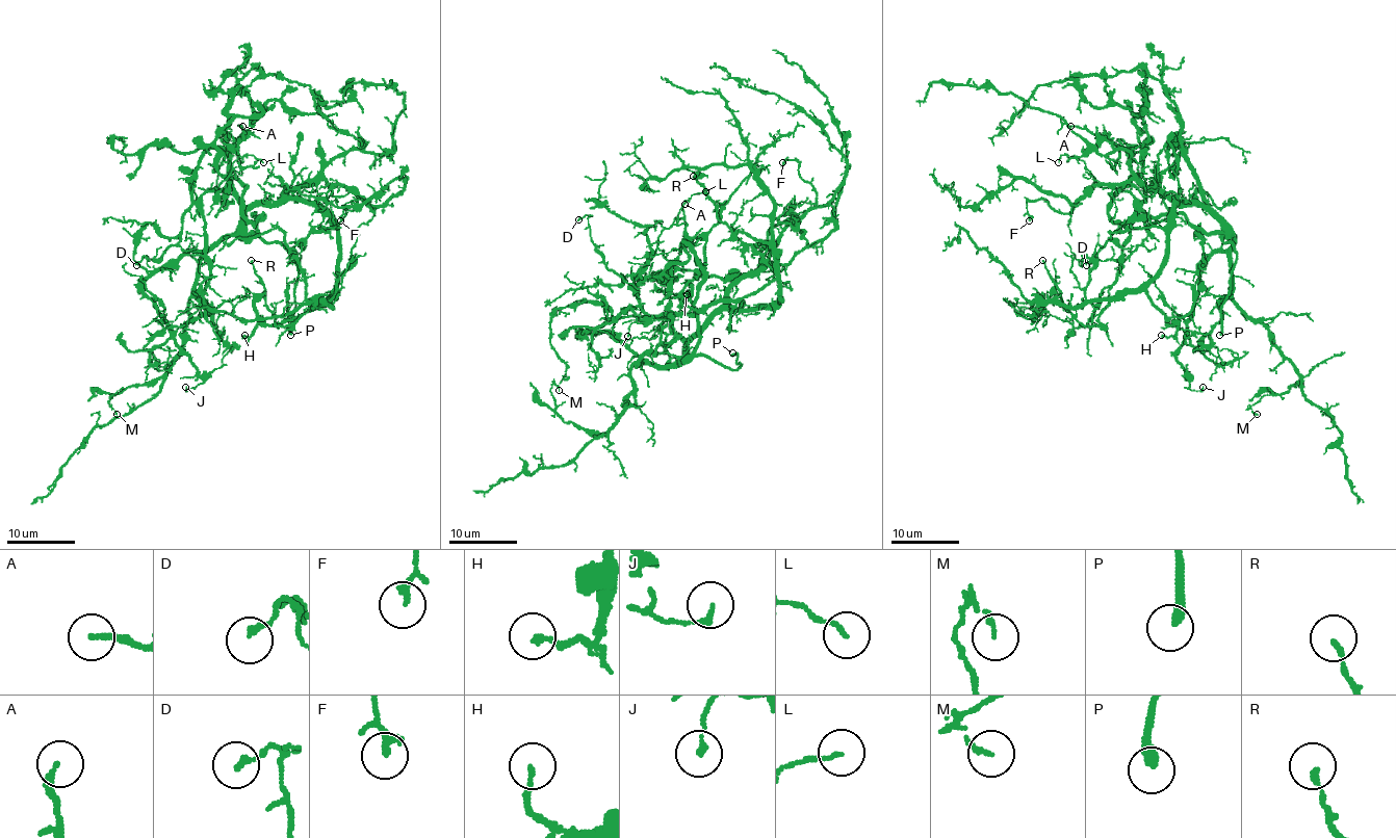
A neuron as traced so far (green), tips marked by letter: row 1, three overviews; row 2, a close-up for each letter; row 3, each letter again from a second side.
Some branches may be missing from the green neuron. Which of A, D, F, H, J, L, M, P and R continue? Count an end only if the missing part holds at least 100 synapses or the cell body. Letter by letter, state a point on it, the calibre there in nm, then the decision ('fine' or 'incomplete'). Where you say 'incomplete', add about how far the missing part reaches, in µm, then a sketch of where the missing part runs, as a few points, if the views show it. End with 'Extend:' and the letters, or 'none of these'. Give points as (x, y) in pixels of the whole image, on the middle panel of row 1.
A: place (684, 204); calibre 190 nm; fine
D: place (578, 219); calibre 180 nm; fine
F: place (782, 162); calibre 180 nm; fine
H: place (687, 294); calibre 180 nm; fine
J: place (627, 336); calibre 190 nm; fine
L: place (705, 191); calibre 130 nm; fine
M: place (559, 390); calibre 150 nm; fine
P: place (732, 352); calibre 240 nm; incomplete; missing 25 µm; course (732, 352), (738, 344), (738, 322), (719, 310), (711, 297), (734, 270), (734, 258), (743, 257)
R: place (693, 176); calibre 160 nm; fine
Extend: P

